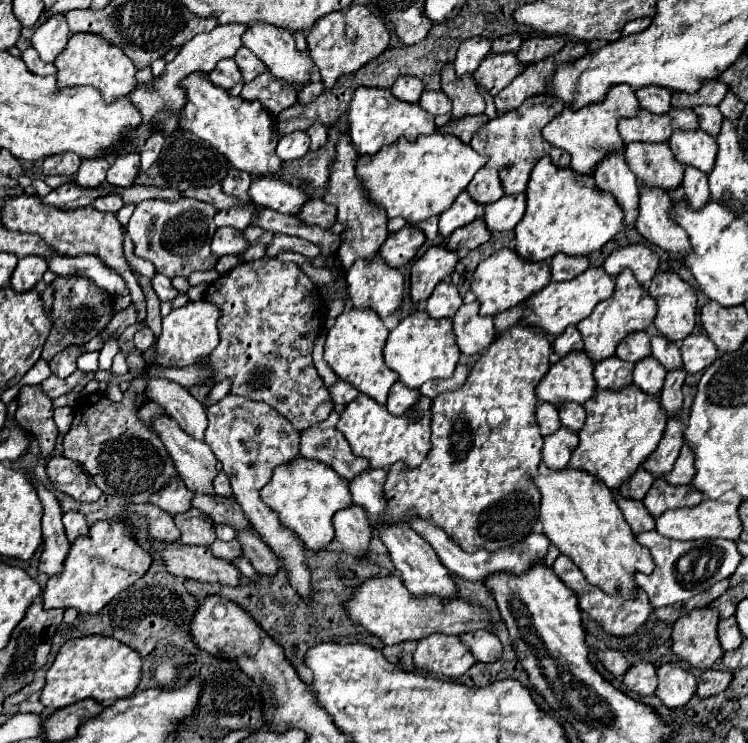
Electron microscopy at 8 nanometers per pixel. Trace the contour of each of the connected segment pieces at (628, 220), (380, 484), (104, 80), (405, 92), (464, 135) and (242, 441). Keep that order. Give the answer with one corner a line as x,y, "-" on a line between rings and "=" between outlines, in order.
618,152
616,156
606,156
606,160
602,160
594,172
594,182
602,192
612,194
624,210
624,228
634,228
640,188
636,176
630,172
630,168
626,168
624,154
=
370,470
358,476
358,480
350,484
354,504
362,506
370,516
382,514
386,510
384,482
386,482
386,470
=
72,34
68,40
66,50
54,60
54,66
58,68
58,86
84,86
90,84
98,88
104,96
104,100
112,102
120,96
130,94
136,88
136,66
134,62
122,52
122,48
110,44
106,38
96,34
=
400,76
394,82
392,92
380,90
380,88
356,88
352,102
350,102
350,110
348,110
348,122
350,122
348,136
350,136
350,142
356,148
356,152
360,156
372,156
382,146
396,144
398,138
406,138
406,140
414,142
422,134
432,134
436,130
434,116
430,116
428,112
424,112
418,106
422,90
424,90
424,84
414,76
=
478,114
478,116
462,116
462,118
452,118
448,124
440,126
438,132
448,132
452,136
458,136
464,142
470,142
474,132
488,122
486,114
=
226,394
222,400
210,404
206,408
206,416
208,416
206,444
222,462
224,472
234,490
236,502
246,512
246,518
252,522
260,538
282,560
282,566
288,570
290,584
304,596
310,596
310,570
304,566
306,564
304,544
288,528
284,528
278,516
272,510
268,510
268,506
260,500
260,490
270,482
274,468
294,460
300,454
300,434
278,410
270,408
264,402
254,402
236,394

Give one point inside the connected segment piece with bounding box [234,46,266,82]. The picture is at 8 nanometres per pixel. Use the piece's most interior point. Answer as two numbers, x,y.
250,66

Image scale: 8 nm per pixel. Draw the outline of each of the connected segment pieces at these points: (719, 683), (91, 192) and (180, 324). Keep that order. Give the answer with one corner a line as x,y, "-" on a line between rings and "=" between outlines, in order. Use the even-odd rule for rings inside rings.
704,670
698,680
698,690
696,694
700,698
708,698
714,694
720,694
728,688
732,682
732,672
722,672
722,670
=
102,182
96,188
82,188
82,186
76,186
76,184
64,184
64,186
56,188
56,190
52,190
44,198
44,202
50,204
50,206
56,206
56,208
62,208
62,210
82,208
82,206
90,206
96,198
106,196
108,186
110,186
110,194
112,194
114,186
110,182
=
208,300
186,302
180,308
174,308
168,316
162,318
162,332
158,336
158,344
152,356
152,362
158,366
176,366
184,368
196,364
202,356
208,356
218,344
216,322
220,318
220,308

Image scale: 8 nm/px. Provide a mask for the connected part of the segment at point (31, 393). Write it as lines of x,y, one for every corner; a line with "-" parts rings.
22,386
18,394
16,422
26,428
40,444
44,456
50,456
56,444
58,428
52,420
52,400
42,392
42,386

